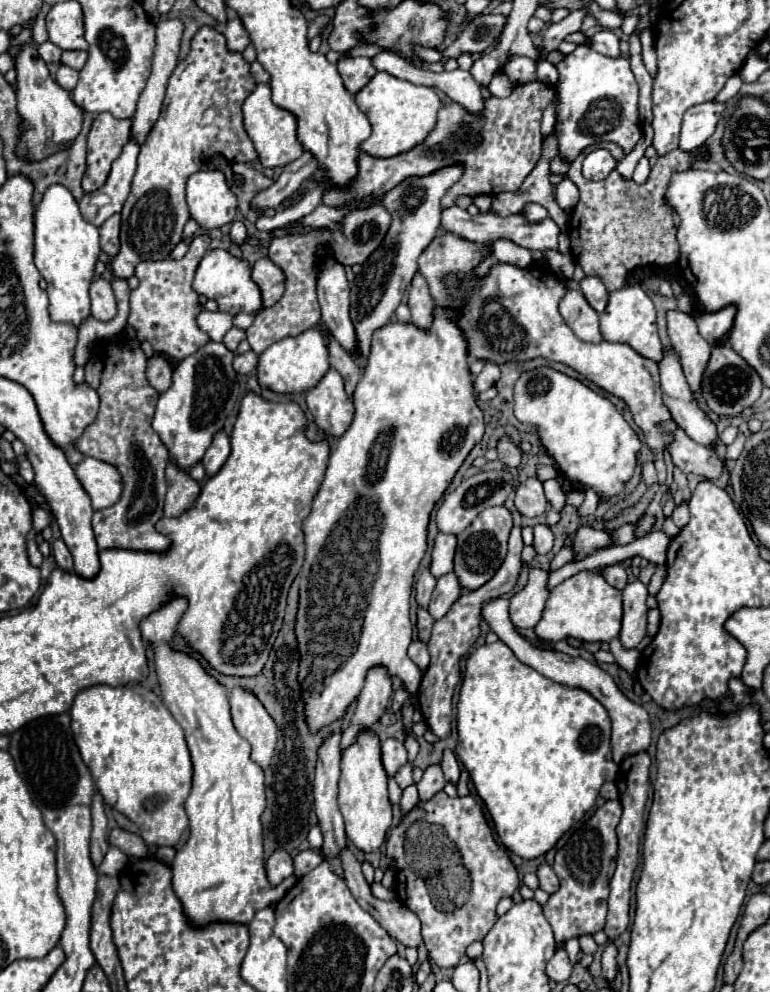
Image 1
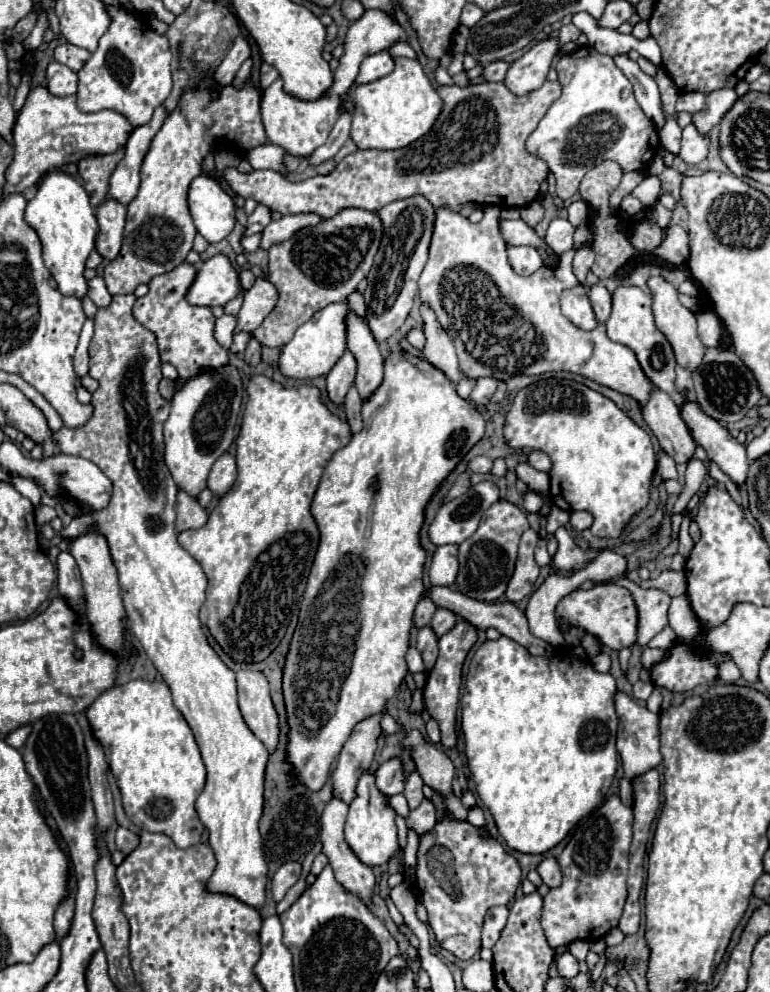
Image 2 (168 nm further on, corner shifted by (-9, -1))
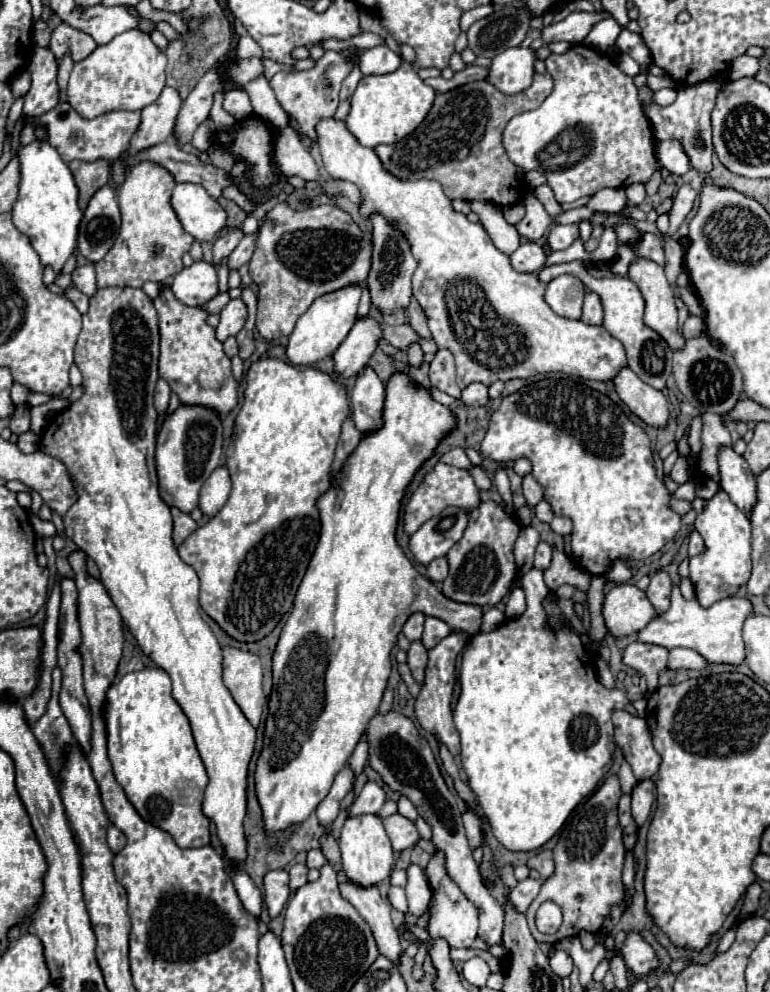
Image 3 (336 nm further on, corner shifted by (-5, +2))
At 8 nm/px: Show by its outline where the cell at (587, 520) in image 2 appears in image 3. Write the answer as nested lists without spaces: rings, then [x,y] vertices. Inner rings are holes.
[[[554,518],[550,522],[550,528],[552,528],[552,532],[556,532],[560,536],[566,536],[566,534],[572,532],[572,522],[570,522],[570,518]]]

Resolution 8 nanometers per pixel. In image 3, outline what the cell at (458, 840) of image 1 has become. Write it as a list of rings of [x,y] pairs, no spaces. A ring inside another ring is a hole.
[[[434,854],[428,868],[430,886],[434,888],[434,906],[432,906],[432,918],[428,924],[428,934],[432,938],[446,938],[452,948],[470,948],[476,940],[478,932],[478,910],[476,906],[458,890],[456,882],[446,874],[446,866],[442,862],[442,854]]]

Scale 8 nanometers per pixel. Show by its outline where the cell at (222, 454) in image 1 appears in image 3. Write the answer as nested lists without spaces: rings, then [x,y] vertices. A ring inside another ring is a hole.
[[[224,466],[214,470],[214,474],[204,482],[200,490],[200,510],[208,518],[216,516],[218,510],[226,504],[230,494],[230,474]]]

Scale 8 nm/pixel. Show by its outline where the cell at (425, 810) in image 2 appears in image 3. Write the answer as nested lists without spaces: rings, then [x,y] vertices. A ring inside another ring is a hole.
[[[398,812],[384,820],[384,828],[386,828],[386,834],[392,842],[392,848],[398,852],[414,846],[420,838],[416,826],[408,818],[402,818]]]

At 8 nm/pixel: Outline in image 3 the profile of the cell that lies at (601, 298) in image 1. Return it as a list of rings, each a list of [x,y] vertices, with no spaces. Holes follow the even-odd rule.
[[[586,292],[580,320],[582,320],[584,324],[592,324],[592,326],[600,326],[600,324],[602,324],[602,304],[600,304],[598,294]]]

